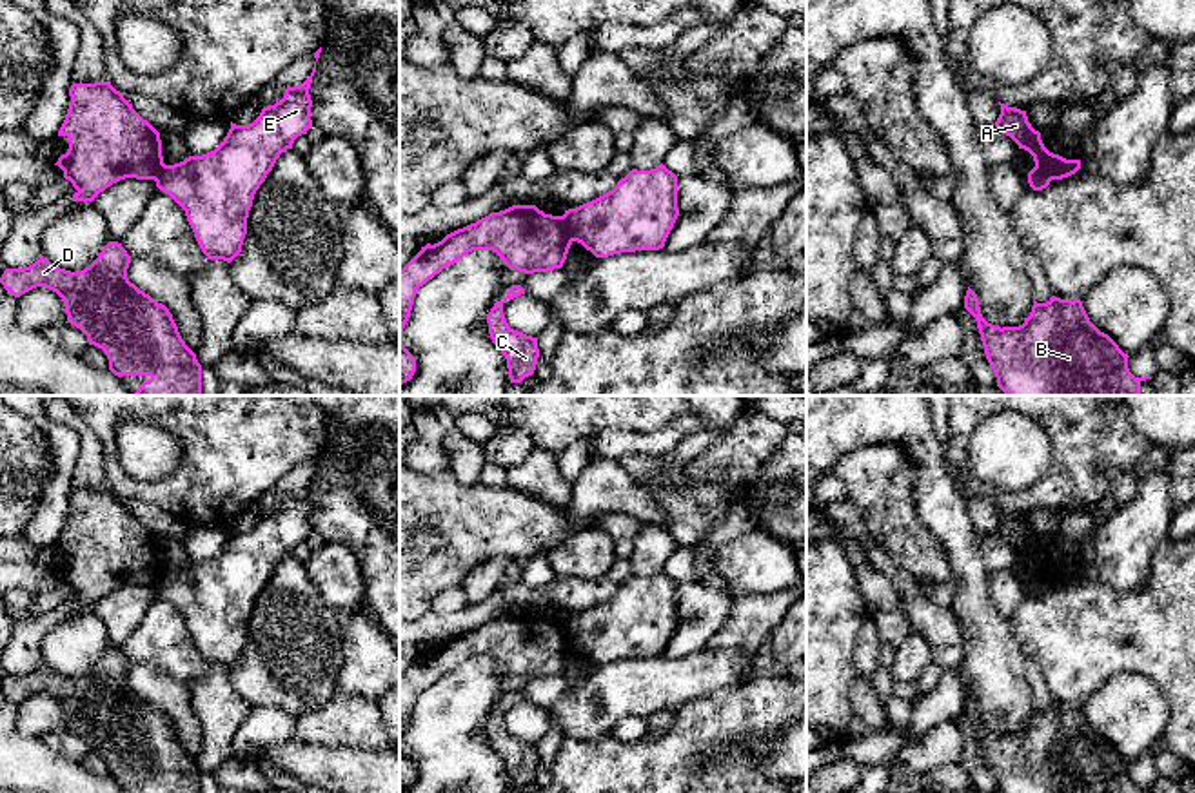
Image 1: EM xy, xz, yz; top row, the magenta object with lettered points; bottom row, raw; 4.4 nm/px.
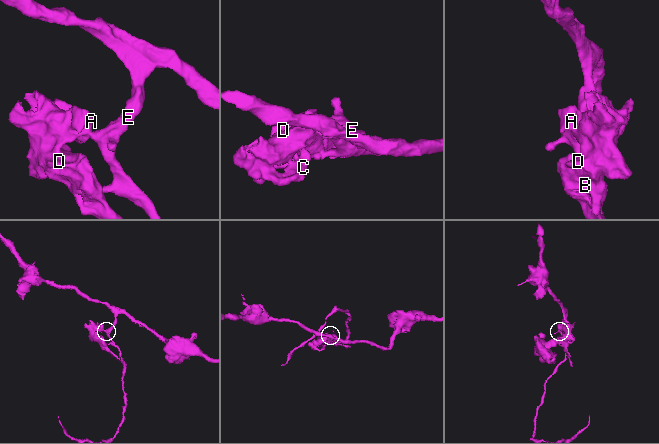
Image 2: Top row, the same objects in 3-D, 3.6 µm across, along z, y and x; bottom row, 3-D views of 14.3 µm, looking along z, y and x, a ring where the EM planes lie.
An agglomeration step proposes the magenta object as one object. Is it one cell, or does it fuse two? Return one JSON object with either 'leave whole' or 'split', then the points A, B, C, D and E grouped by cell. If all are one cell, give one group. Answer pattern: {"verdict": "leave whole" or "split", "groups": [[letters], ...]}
{"verdict": "split", "groups": [["A", "B", "C", "D"], ["E"]]}

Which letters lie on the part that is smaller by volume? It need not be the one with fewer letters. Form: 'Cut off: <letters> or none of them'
Cut off: A, B, C, D

